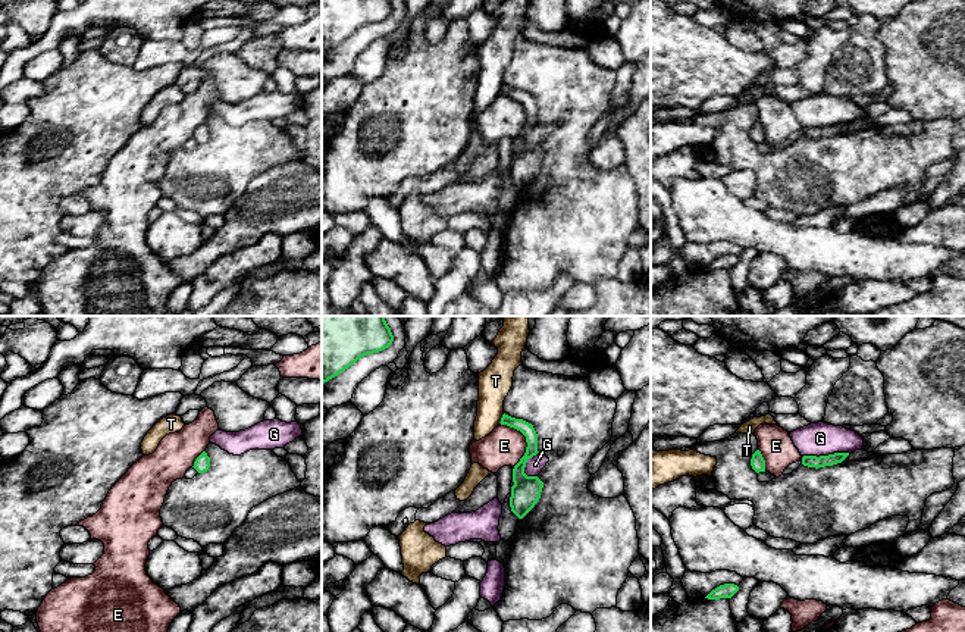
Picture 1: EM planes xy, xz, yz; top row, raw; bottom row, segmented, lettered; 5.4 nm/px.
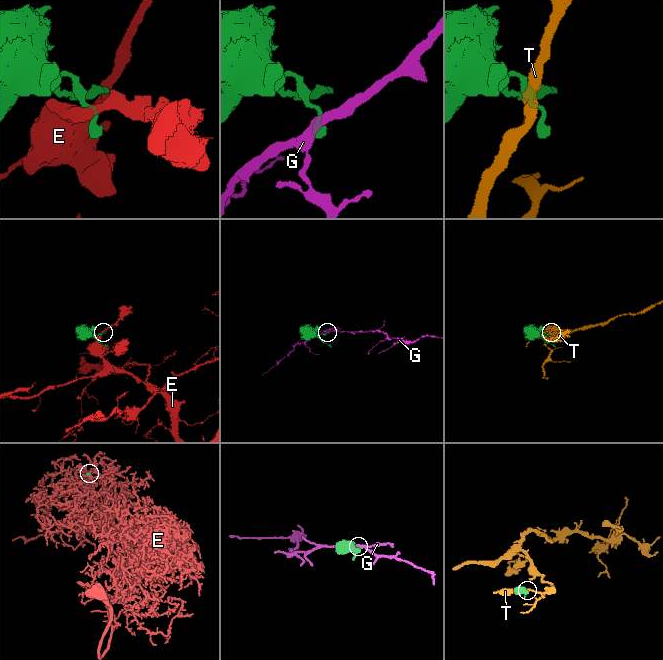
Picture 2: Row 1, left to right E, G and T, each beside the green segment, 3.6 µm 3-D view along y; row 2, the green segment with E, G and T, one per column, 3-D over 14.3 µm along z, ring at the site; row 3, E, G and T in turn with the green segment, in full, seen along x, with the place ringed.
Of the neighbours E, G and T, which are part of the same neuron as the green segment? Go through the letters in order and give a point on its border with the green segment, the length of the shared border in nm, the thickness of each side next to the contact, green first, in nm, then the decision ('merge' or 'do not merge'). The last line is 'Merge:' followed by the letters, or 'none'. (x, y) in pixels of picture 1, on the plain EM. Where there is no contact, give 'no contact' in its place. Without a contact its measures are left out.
E: xz (526, 110) | 260 nm | 120/220 nm | do not merge
G: yz (826, 127) | 260 nm | 70/180 nm | do not merge
T: xz (501, 88) | 70 nm | 70/180 nm | do not merge
Merge: none

